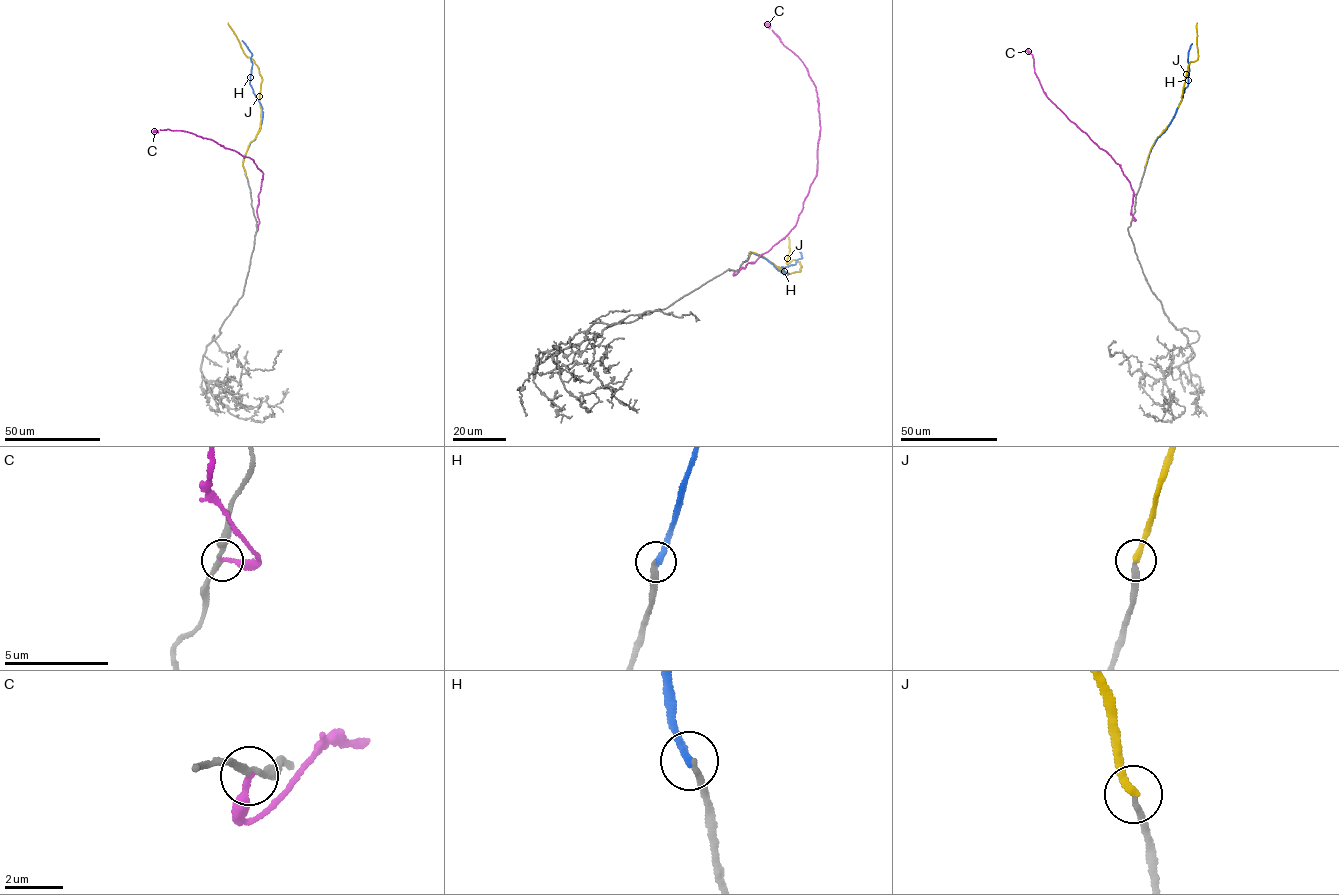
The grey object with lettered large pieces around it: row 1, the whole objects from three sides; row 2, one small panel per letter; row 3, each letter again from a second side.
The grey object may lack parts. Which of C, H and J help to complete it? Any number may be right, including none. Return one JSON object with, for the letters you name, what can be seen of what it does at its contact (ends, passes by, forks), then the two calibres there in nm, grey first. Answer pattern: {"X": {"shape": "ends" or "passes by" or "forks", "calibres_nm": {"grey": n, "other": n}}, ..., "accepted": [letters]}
{"H": {"shape": "ends", "calibres_nm": {"grey": 220, "other": 280}}, "accepted": ["H"]}

